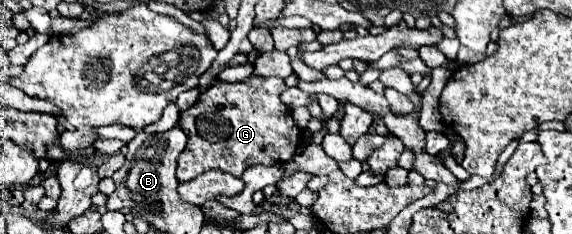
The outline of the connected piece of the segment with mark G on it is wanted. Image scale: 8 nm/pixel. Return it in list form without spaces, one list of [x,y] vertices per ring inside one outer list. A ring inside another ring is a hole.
[[[247,77],[233,85],[217,81],[191,109],[181,111],[179,125],[189,141],[178,158],[178,181],[191,181],[207,169],[219,169],[241,177],[251,165],[287,163],[297,153],[303,131],[293,121],[291,109],[279,97],[285,89],[287,85],[279,77]]]

